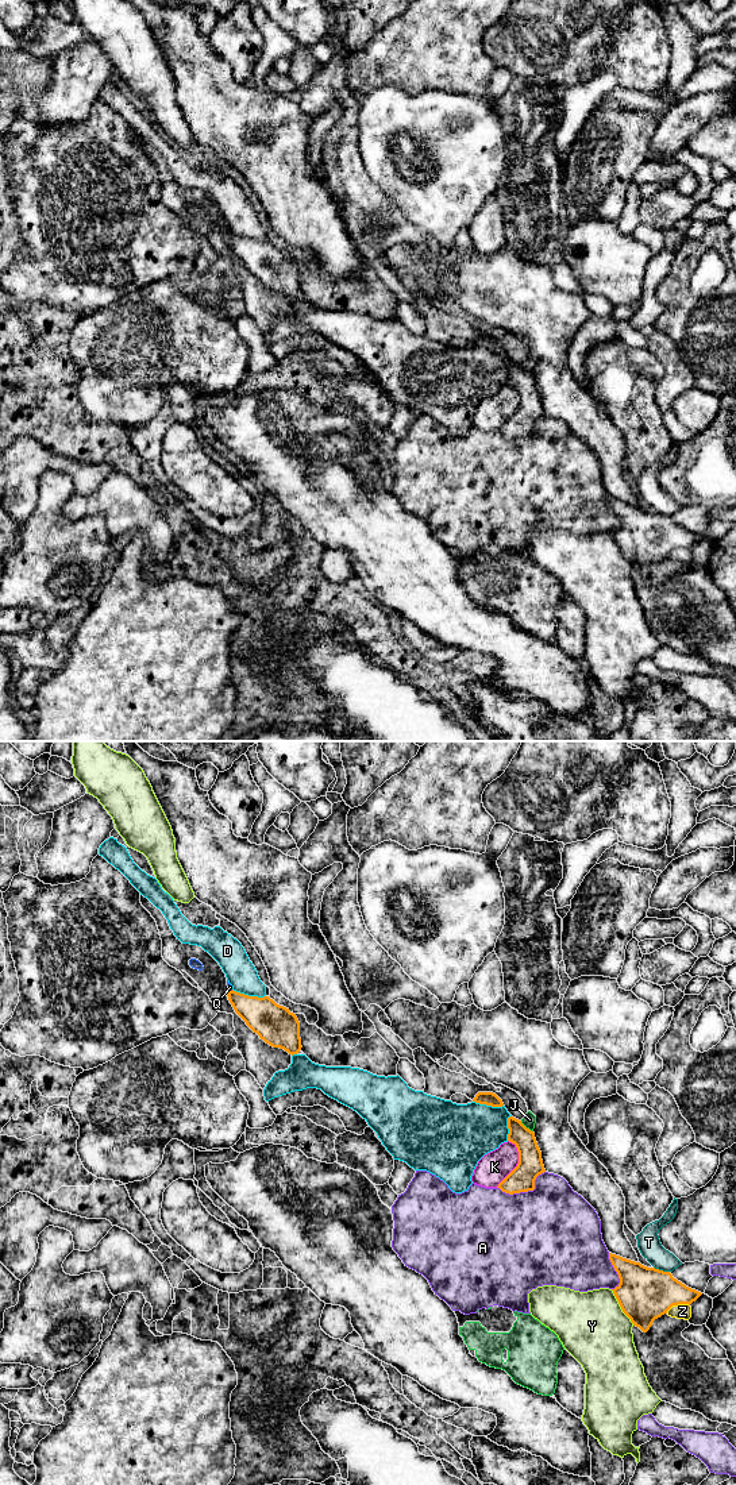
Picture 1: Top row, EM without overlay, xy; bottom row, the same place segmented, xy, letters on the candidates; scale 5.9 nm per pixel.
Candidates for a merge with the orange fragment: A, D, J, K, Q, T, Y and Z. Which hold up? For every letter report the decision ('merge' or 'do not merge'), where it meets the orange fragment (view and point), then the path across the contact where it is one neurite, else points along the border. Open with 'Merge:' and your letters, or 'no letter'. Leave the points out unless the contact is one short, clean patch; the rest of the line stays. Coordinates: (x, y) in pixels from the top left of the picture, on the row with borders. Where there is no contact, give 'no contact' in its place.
Merge: Q
A: do not merge; meets orange in xy at (524, 1191)
D: do not merge; meets orange in xy at (247, 995)
J: do not merge; meets orange in xy at (526, 1127)
K: do not merge; meets orange in xy at (519, 1163)
Q: merge; meets orange in xy at (230, 991); runs through xy (262, 1015), (246, 1007), (230, 991), (230, 987)
T: do not merge; meets orange in xy at (662, 1271); border along xy (654, 1266), (669, 1272)
Y: do not merge; meets orange in xy at (620, 1306)
Z: do not merge; meets orange in xy at (677, 1304)

